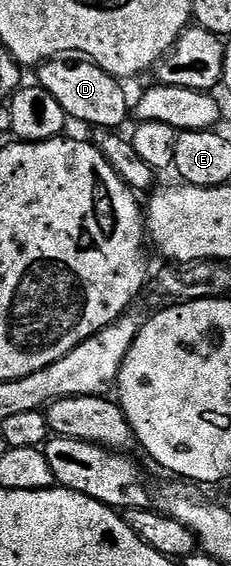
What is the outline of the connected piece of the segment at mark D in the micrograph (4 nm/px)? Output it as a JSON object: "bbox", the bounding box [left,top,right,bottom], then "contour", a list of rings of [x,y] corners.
{"bbox":[38,58,129,130],"contour":[[[56,58],[44,60],[38,65],[38,87],[53,94],[57,102],[61,102],[61,110],[72,120],[80,120],[83,124],[96,124],[99,130],[119,130],[129,120],[129,100],[123,93],[118,79],[110,76],[100,64],[94,64],[86,58]]]}

